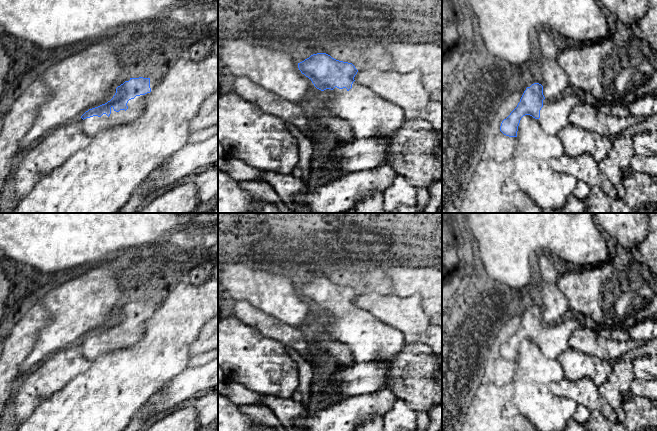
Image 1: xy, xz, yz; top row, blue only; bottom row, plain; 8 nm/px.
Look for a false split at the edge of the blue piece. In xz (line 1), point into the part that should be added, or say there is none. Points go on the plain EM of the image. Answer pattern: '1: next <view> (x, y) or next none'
1: next xz (368, 338)

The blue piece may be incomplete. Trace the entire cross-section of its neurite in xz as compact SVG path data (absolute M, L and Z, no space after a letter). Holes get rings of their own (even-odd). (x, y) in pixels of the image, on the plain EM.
M317 277L298 287L298 292L317 313L324 316L326 331L349 346L356 363L392 358L403 349L406 342L402 332L357 307L354 301L358 294L352 287L336 284L326 277Z

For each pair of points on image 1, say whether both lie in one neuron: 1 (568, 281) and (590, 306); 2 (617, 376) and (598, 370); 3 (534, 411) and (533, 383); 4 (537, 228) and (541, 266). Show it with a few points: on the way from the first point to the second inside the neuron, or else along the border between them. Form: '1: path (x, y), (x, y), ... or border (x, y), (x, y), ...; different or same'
1: path (574, 287), (587, 300); same
2: border (613, 363), (611, 374), (599, 386); different
3: path (534, 404), (533, 390); same
4: border (533, 260), (534, 263); different

